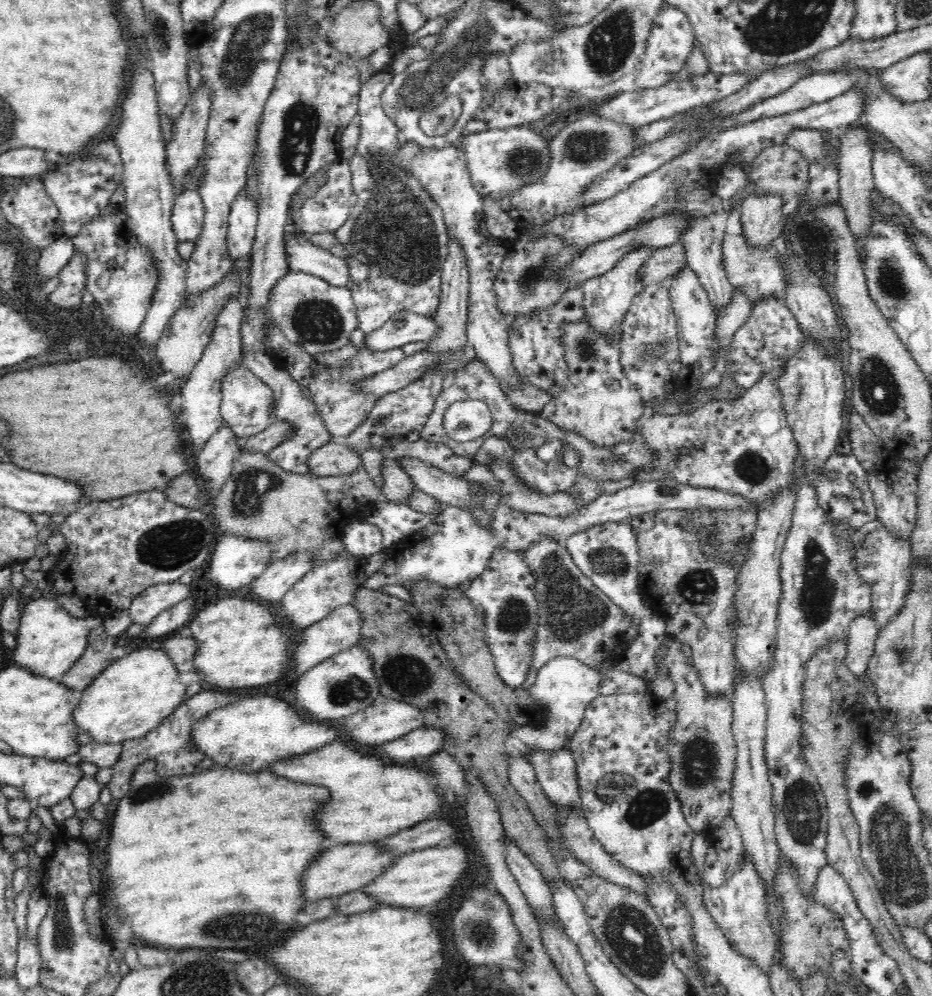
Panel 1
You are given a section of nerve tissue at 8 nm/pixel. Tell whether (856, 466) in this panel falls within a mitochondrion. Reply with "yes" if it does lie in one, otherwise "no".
no

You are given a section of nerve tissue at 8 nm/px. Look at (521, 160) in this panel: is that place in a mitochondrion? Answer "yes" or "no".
yes

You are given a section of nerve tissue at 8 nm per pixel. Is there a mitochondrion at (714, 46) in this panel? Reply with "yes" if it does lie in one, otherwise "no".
no

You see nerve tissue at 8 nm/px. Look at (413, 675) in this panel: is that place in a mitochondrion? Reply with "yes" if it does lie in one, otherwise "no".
yes

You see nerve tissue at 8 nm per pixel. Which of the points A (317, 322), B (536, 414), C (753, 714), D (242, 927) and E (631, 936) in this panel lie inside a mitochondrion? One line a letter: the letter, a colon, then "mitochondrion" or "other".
A: mitochondrion
B: other
C: other
D: mitochondrion
E: mitochondrion

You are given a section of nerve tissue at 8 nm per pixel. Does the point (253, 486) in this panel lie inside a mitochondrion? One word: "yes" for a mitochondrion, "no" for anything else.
yes

